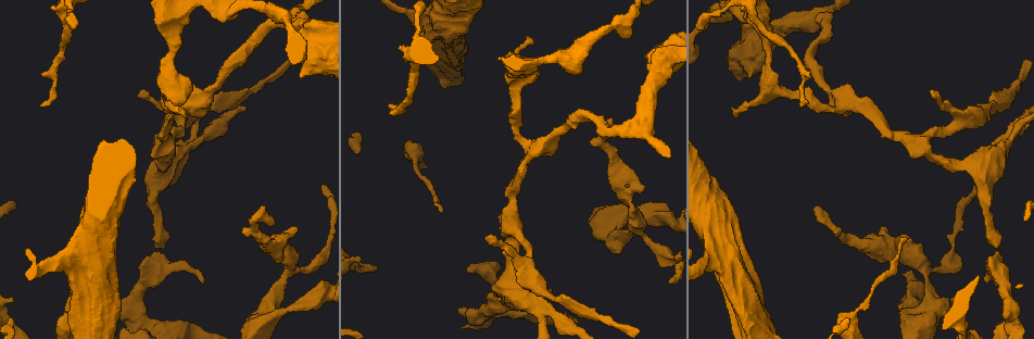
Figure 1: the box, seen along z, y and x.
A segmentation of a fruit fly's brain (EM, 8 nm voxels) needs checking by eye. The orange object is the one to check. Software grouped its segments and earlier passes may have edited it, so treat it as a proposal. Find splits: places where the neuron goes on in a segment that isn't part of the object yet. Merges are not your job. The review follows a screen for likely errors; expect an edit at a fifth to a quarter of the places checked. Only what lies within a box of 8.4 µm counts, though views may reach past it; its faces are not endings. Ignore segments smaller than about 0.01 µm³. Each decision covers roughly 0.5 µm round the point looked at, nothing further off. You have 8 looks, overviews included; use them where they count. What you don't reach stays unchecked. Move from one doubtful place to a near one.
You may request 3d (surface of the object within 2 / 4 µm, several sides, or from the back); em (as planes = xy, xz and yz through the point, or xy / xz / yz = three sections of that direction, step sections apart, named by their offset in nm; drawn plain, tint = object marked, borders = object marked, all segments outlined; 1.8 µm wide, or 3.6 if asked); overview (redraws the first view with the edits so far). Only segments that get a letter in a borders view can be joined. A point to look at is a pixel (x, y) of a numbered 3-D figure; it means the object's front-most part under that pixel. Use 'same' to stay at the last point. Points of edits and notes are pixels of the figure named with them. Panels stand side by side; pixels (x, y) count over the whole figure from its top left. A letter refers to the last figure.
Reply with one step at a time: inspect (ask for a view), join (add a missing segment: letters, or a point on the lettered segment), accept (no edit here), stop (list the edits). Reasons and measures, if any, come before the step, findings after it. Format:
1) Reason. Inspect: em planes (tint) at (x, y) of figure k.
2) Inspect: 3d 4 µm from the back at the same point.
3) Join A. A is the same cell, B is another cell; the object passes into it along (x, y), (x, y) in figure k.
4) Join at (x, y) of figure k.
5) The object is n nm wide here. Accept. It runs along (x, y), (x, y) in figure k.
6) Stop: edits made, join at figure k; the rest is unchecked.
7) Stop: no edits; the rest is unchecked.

An open end. Inspect: 3d 4 µm at (273, 221) of figure 1.

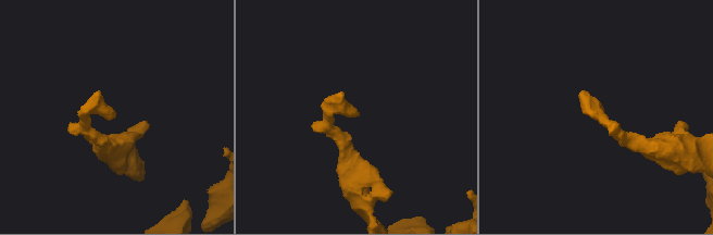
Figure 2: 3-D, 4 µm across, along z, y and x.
Inspect: em planes (tint) at (356, 115) of figure 2.

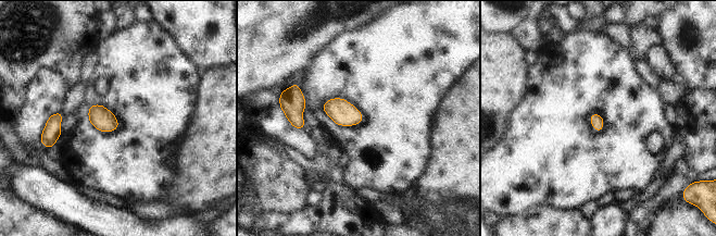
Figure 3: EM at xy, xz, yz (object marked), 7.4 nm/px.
See the neighbours. Inspect: em planes (borders) at the same point.

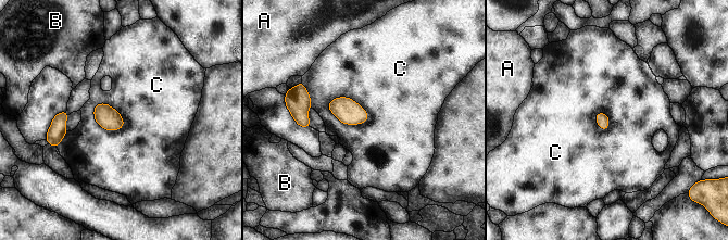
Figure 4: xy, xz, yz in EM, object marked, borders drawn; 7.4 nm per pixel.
Accept. A, B and C are other cells; no lettered segment goes on from it.

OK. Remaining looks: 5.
A narrow waist. Inspect: em planes (plain) at (925, 270) of figure 1.

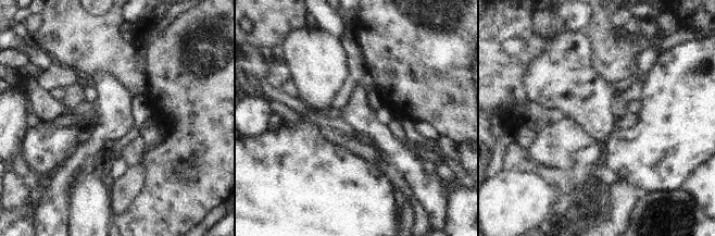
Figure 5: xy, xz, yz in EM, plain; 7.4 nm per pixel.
With the object marked. Inspect: em planes (tint) at the same point.

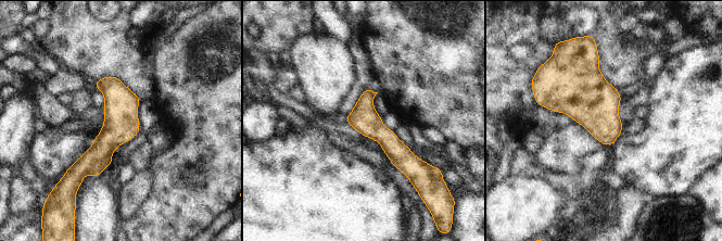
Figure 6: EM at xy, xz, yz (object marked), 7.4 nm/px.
See the neighbours. Inspect: em planes (borders) at the same point.

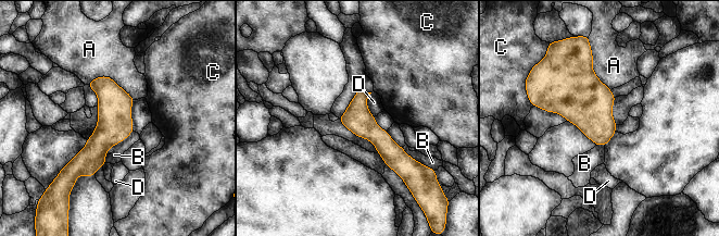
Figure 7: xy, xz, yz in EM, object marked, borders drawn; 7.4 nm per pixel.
Accept. A, B, C and D are other cells; a border runs along (370, 92), (367, 109), (374, 116) in figure 7; no lettered segment goes on from it.

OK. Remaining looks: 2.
Branch stops here. Inspect: 3d 4 µm at (986, 282) of figure 1.

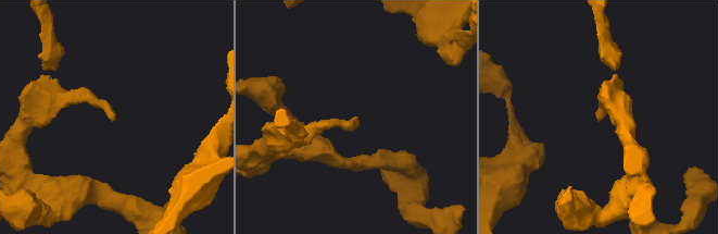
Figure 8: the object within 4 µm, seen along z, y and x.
Inspect: em planes (borders) at (355, 119) of figure 8.

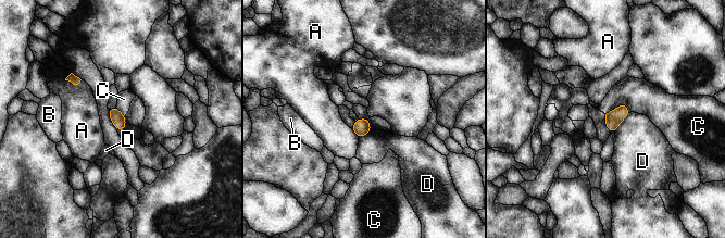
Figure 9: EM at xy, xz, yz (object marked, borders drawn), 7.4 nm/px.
Accept. A, B, C and D are other cells; a border runs along (629, 109), (620, 103), (603, 113) in figure 9; no lettered segment goes on from it.

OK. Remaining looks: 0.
Stop: no edits; the rest is unchecked.

